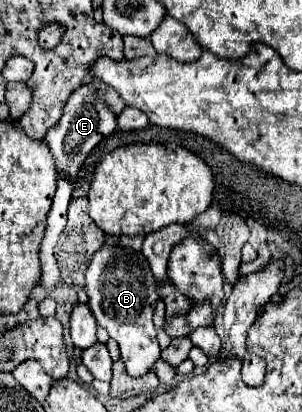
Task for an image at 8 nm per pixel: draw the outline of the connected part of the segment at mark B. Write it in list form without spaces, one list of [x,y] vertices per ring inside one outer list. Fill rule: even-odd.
[[[102,245],[86,269],[86,293],[98,325],[118,343],[128,375],[142,377],[160,359],[160,345],[152,321],[158,293],[148,259],[130,247]]]

